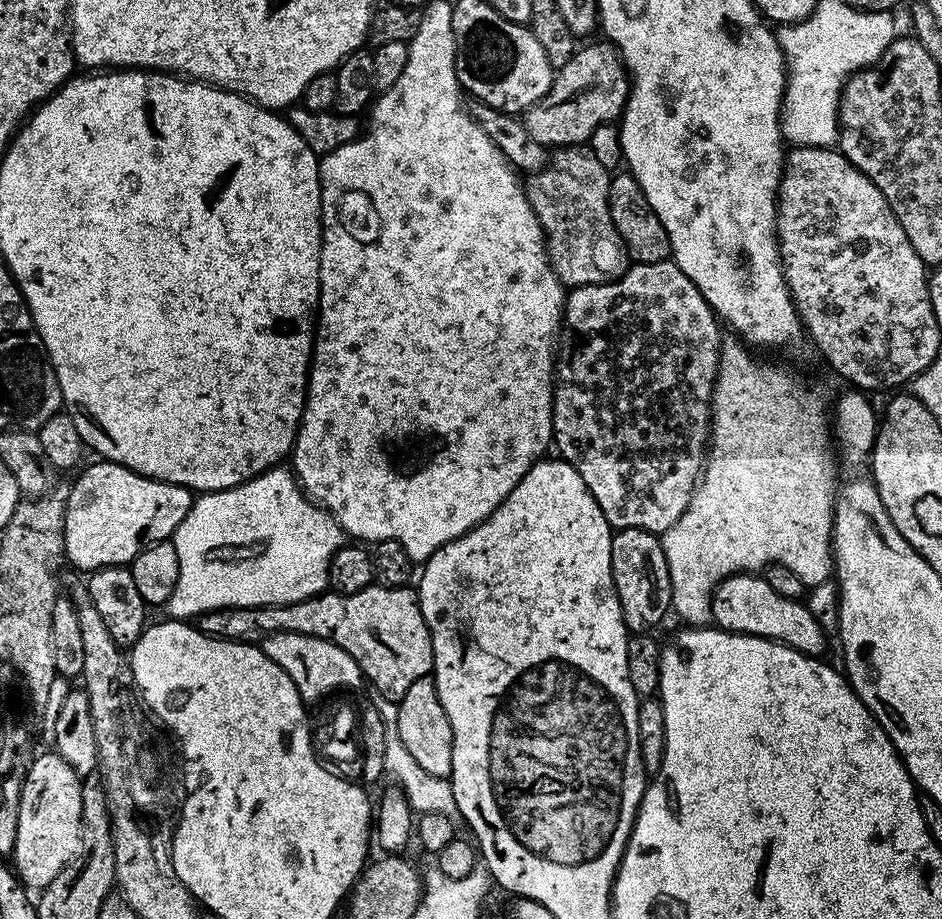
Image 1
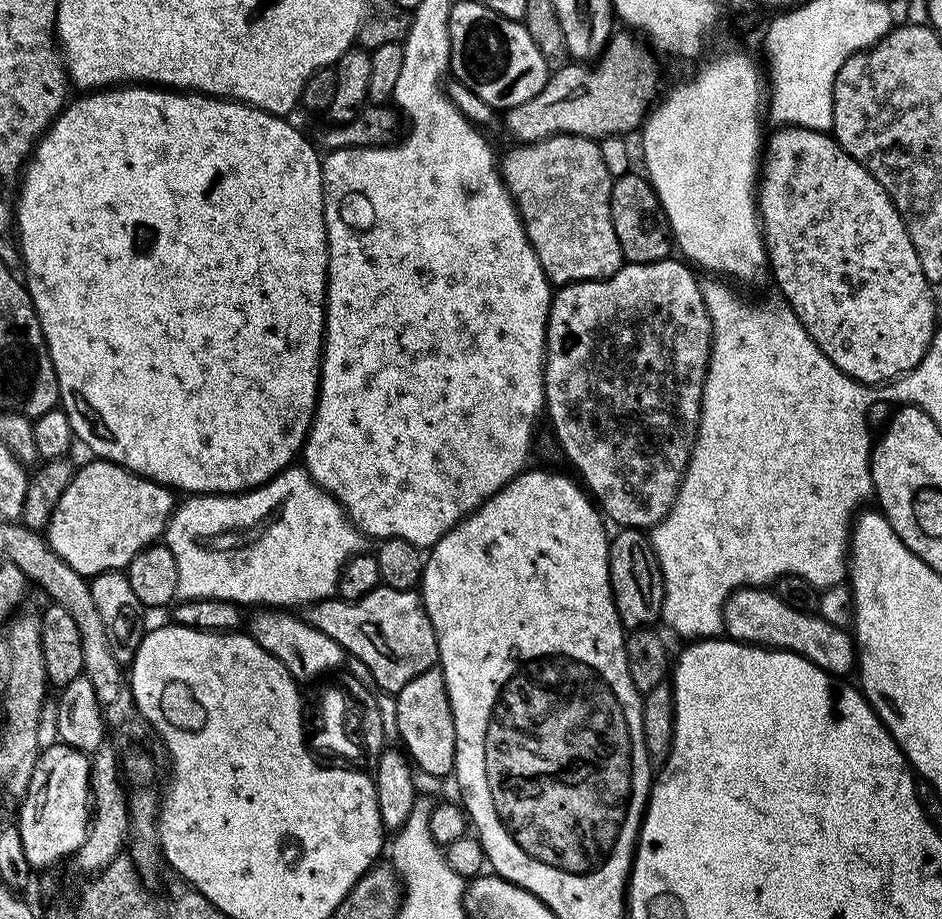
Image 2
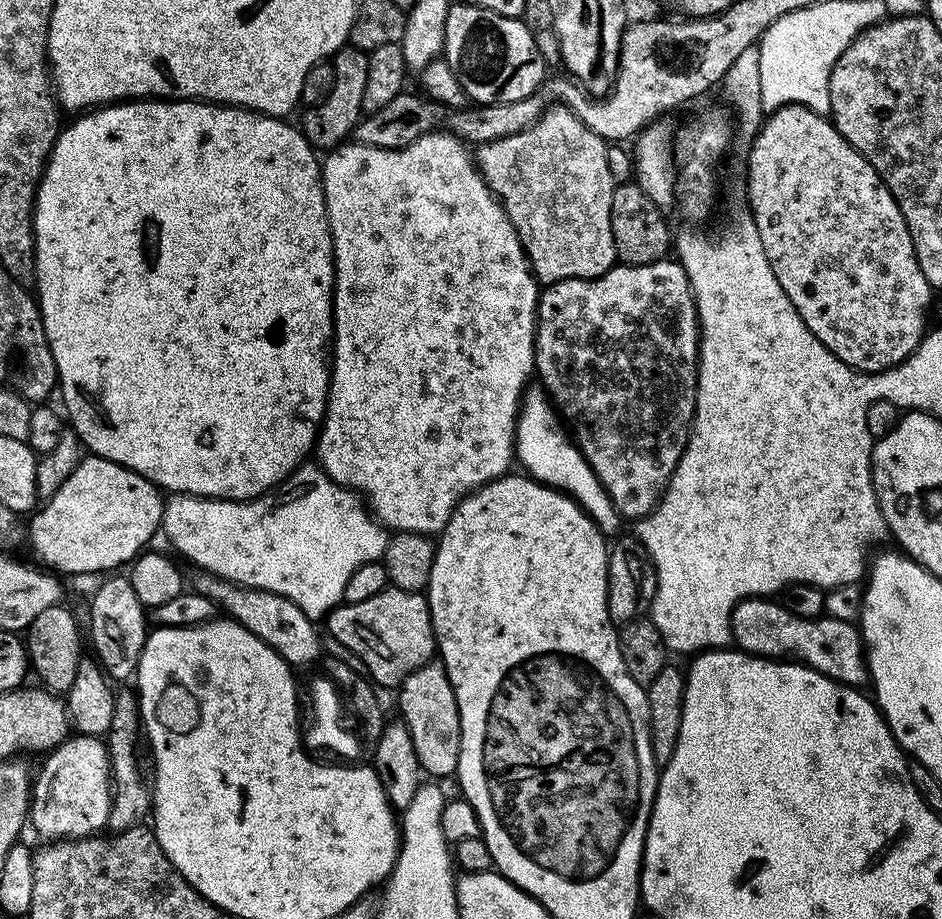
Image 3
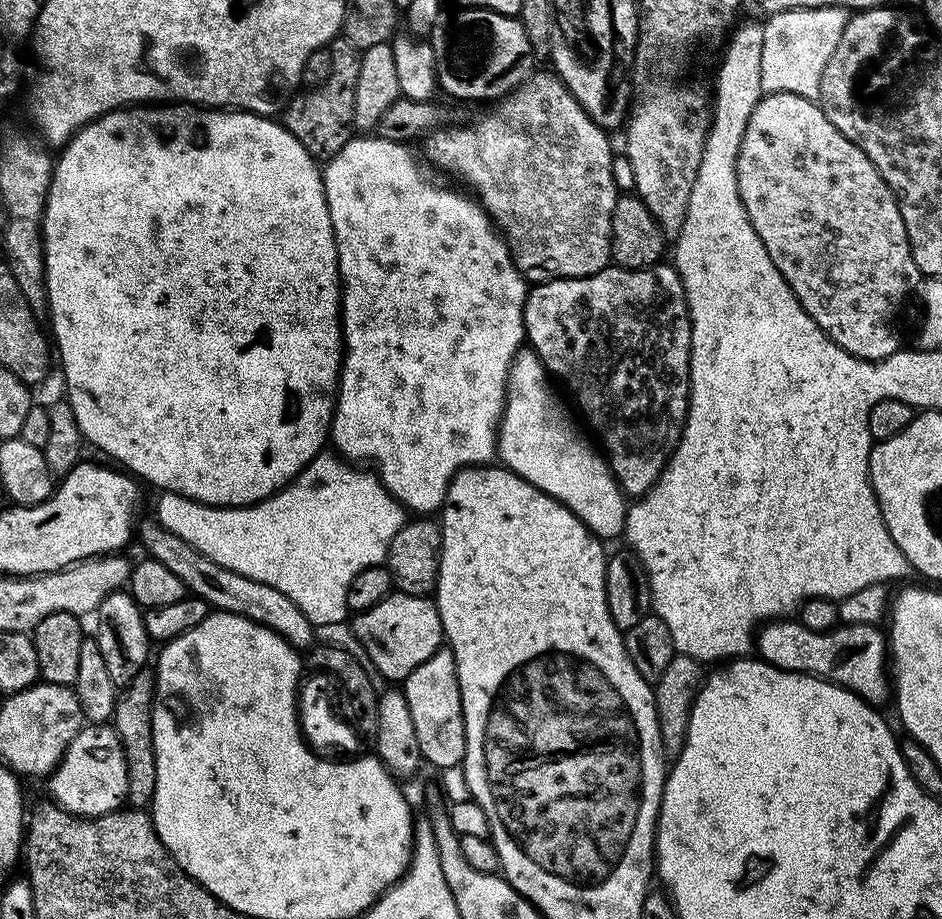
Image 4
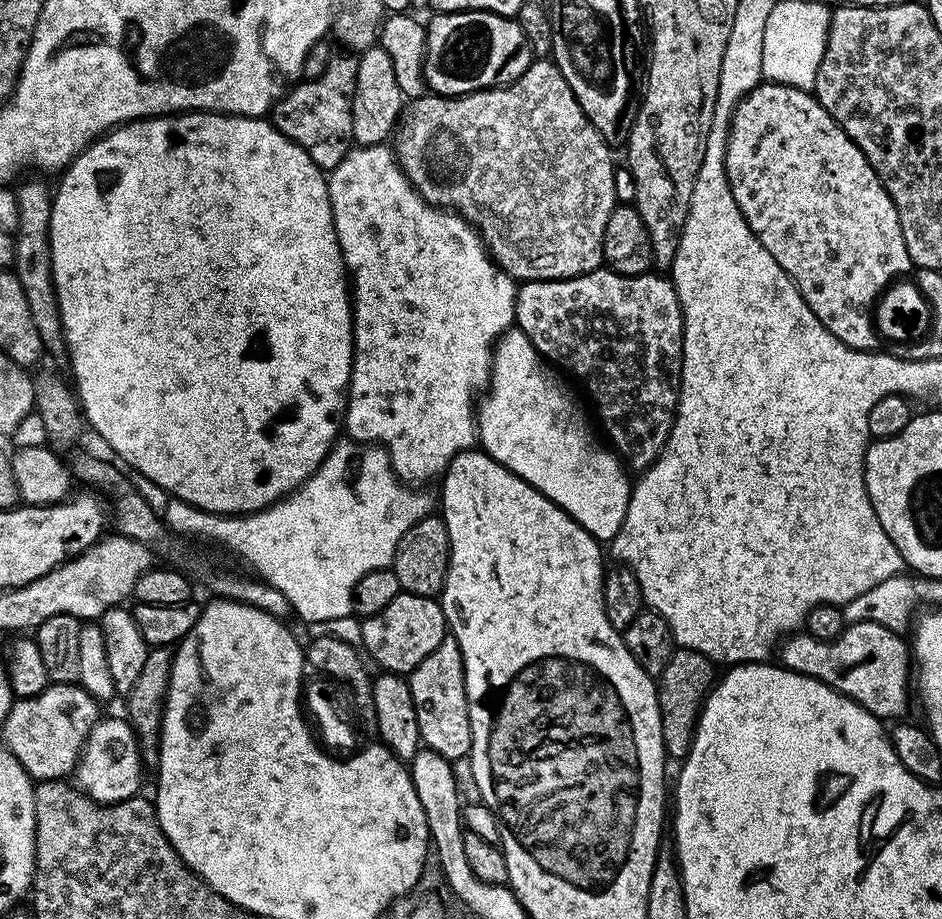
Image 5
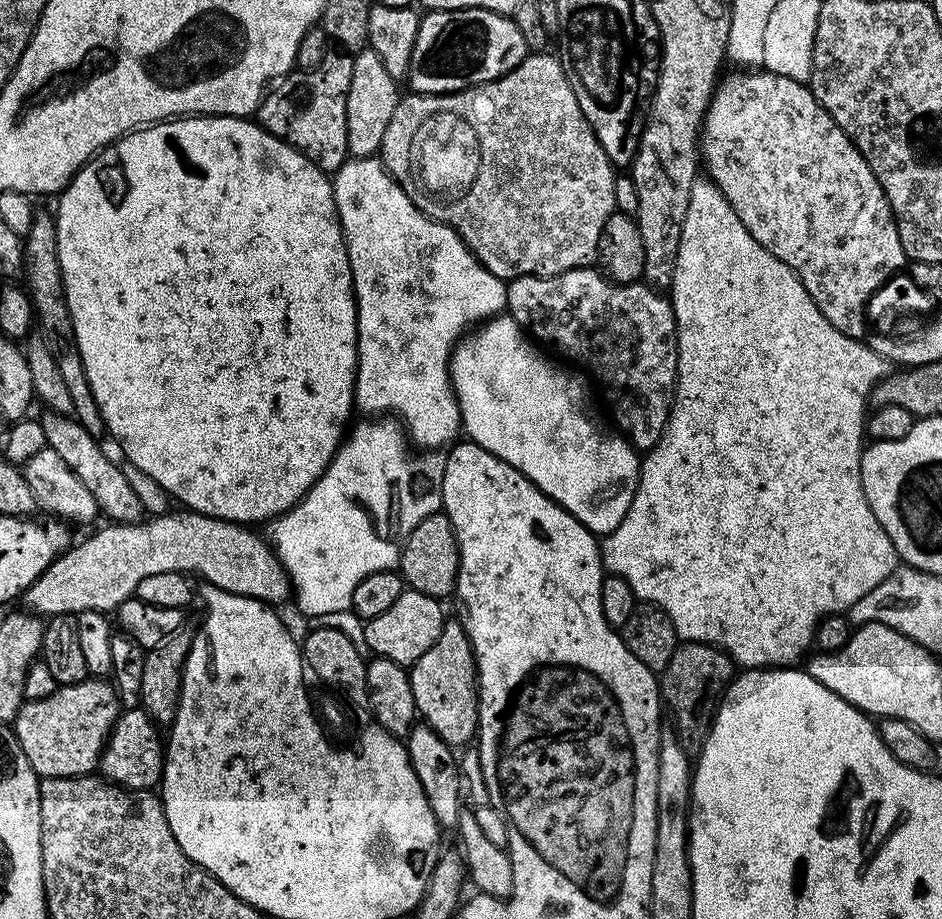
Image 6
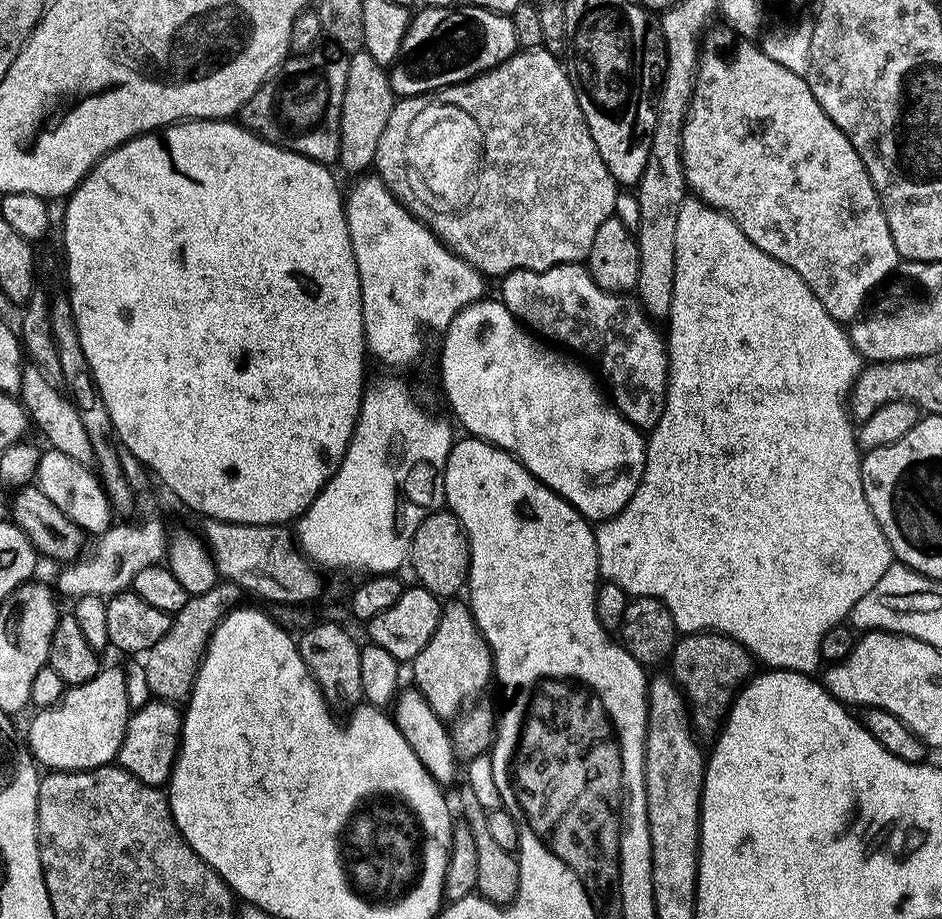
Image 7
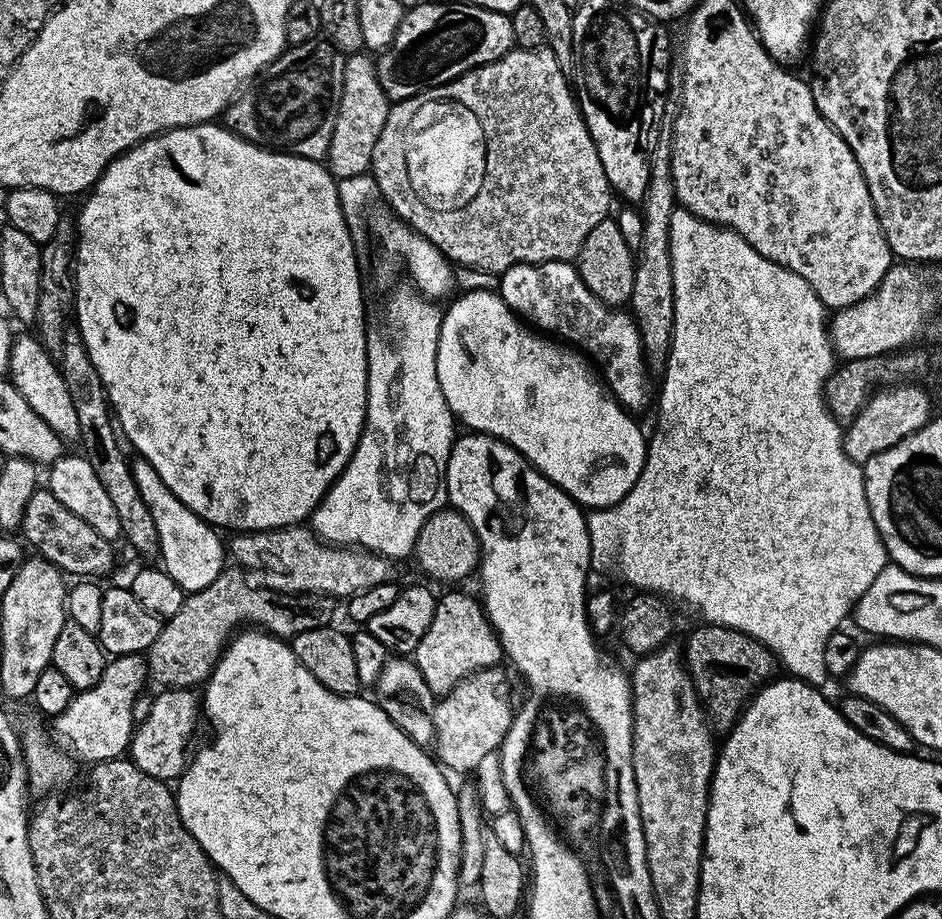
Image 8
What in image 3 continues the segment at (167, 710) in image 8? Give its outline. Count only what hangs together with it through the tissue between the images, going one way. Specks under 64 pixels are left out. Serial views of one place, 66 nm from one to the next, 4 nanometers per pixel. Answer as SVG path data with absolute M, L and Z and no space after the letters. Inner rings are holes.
M73 735L65 738L58 747L43 757L44 765L34 776L30 801L30 828L45 841L83 838L96 833L107 825L112 809L112 767L108 761L108 745L99 736Z

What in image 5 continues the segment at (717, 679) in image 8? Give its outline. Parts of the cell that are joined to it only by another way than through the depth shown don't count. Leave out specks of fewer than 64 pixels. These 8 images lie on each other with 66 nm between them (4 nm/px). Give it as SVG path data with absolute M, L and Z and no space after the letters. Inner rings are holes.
M677 647L672 653L670 662L666 662L666 670L658 678L656 697L662 718L662 738L664 750L676 762L683 762L688 757L692 739L696 733L696 723L700 717L700 709L704 699L708 697L714 683L712 676L713 661L689 648Z

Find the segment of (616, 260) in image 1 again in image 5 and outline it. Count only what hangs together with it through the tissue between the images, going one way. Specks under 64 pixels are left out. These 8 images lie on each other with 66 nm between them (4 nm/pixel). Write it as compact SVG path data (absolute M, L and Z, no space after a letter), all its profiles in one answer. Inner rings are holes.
M536 58L526 71L523 72L514 82L510 82L507 86L493 86L491 88L483 88L477 92L468 92L464 96L437 96L435 94L425 94L411 101L410 107L407 109L406 115L399 121L398 127L394 133L394 151L396 153L396 161L400 163L400 169L406 174L406 178L416 188L422 188L424 192L434 190L434 198L436 196L446 196L444 190L440 194L440 184L430 182L430 178L426 178L426 164L422 162L422 146L428 134L428 124L436 122L436 124L448 124L448 128L460 130L460 136L470 152L470 156L474 158L476 164L470 166L466 184L460 184L456 188L448 190L448 196L454 200L458 196L458 200L454 202L446 202L446 208L452 209L460 213L473 228L480 234L480 239L484 241L484 247L487 248L489 256L498 267L503 270L506 275L512 277L517 282L526 280L569 280L575 276L585 276L587 272L595 272L597 268L604 264L604 235L606 234L606 222L610 222L610 214L618 207L618 201L614 194L614 174L617 165L612 164L613 149L598 134L598 130L594 130L594 126L590 122L590 118L586 118L586 114L582 110L582 106L578 106L578 102L574 98L574 90L570 90L570 86L566 82L566 78L562 78L562 74L558 70L558 66L551 59Z

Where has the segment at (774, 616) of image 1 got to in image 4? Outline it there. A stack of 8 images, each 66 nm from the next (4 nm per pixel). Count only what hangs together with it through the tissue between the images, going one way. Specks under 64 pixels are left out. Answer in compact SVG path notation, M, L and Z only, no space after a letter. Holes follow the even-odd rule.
M777 618L767 621L755 633L754 648L759 659L766 664L784 672L806 672L809 676L819 676L831 684L848 688L873 706L880 706L887 696L889 699L890 652L886 647L885 633L877 625L844 624L829 632L815 632L802 626L799 619Z

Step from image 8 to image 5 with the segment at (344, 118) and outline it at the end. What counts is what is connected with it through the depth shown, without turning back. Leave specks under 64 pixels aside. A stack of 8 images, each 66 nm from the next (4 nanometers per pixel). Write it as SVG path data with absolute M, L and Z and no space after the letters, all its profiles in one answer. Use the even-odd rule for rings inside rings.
M379 46L359 53L358 78L352 99L353 141L362 148L384 144L387 136L389 139L395 133L405 108L406 98L398 86L394 75L394 62L390 62L390 54L386 54L386 50L382 50Z

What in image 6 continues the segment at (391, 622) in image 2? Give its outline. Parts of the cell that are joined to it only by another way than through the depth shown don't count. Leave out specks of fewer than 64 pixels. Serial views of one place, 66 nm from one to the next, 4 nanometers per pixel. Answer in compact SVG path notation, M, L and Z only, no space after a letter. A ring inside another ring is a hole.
M405 590L378 618L365 623L365 640L369 643L369 650L373 657L381 656L390 662L398 662L411 666L438 642L438 634L442 634L446 623L444 608L435 596L427 596L421 592Z

